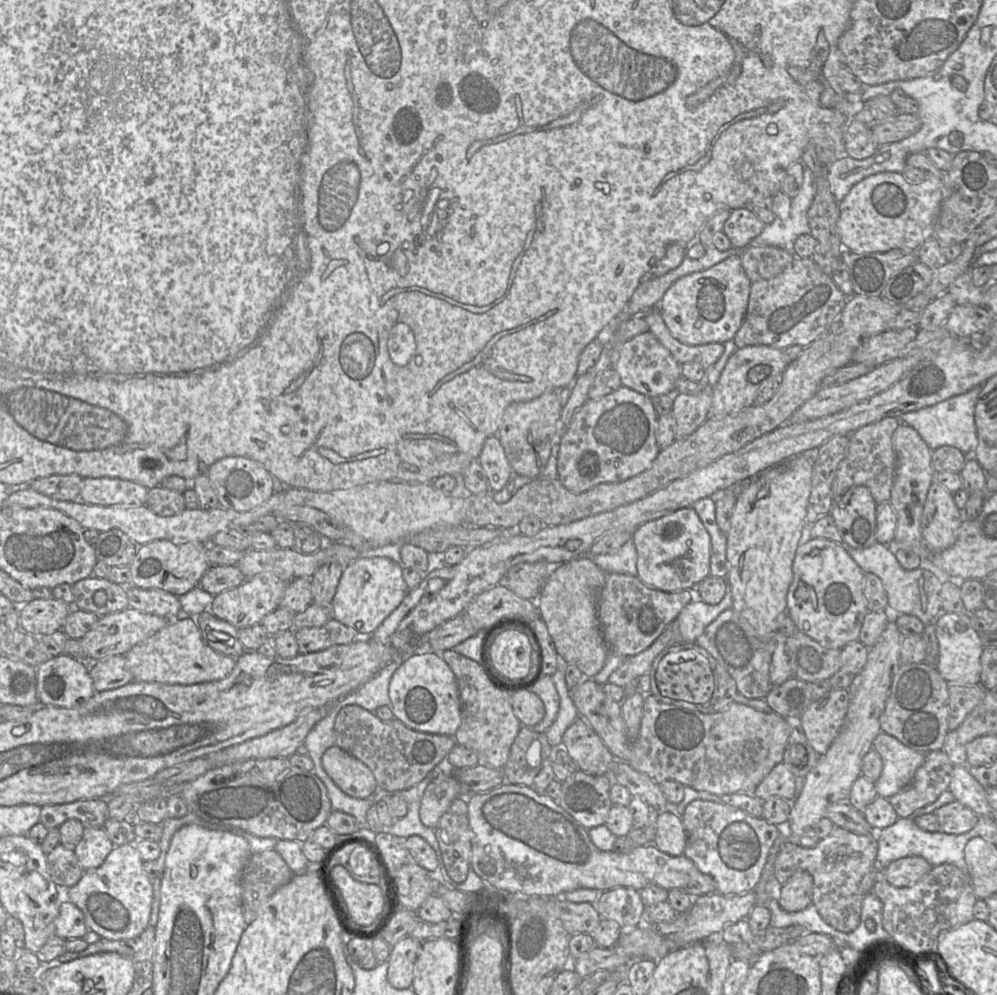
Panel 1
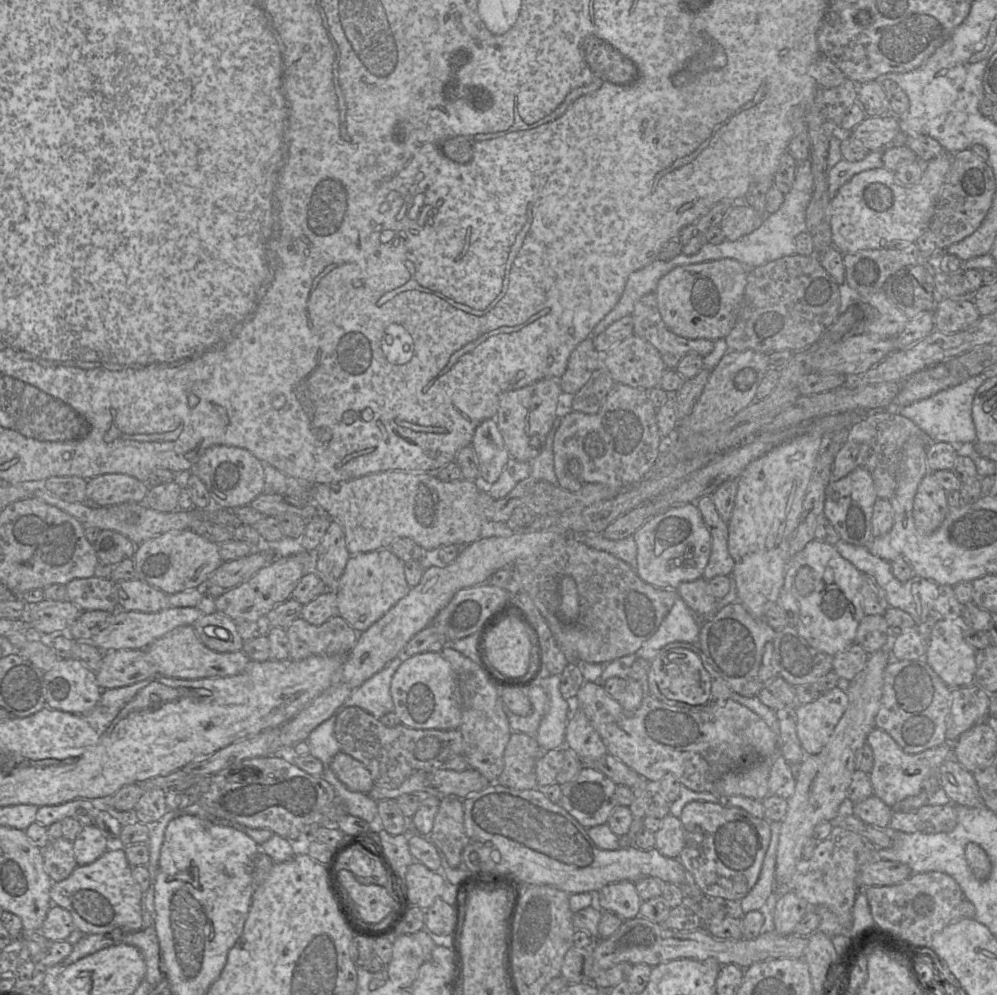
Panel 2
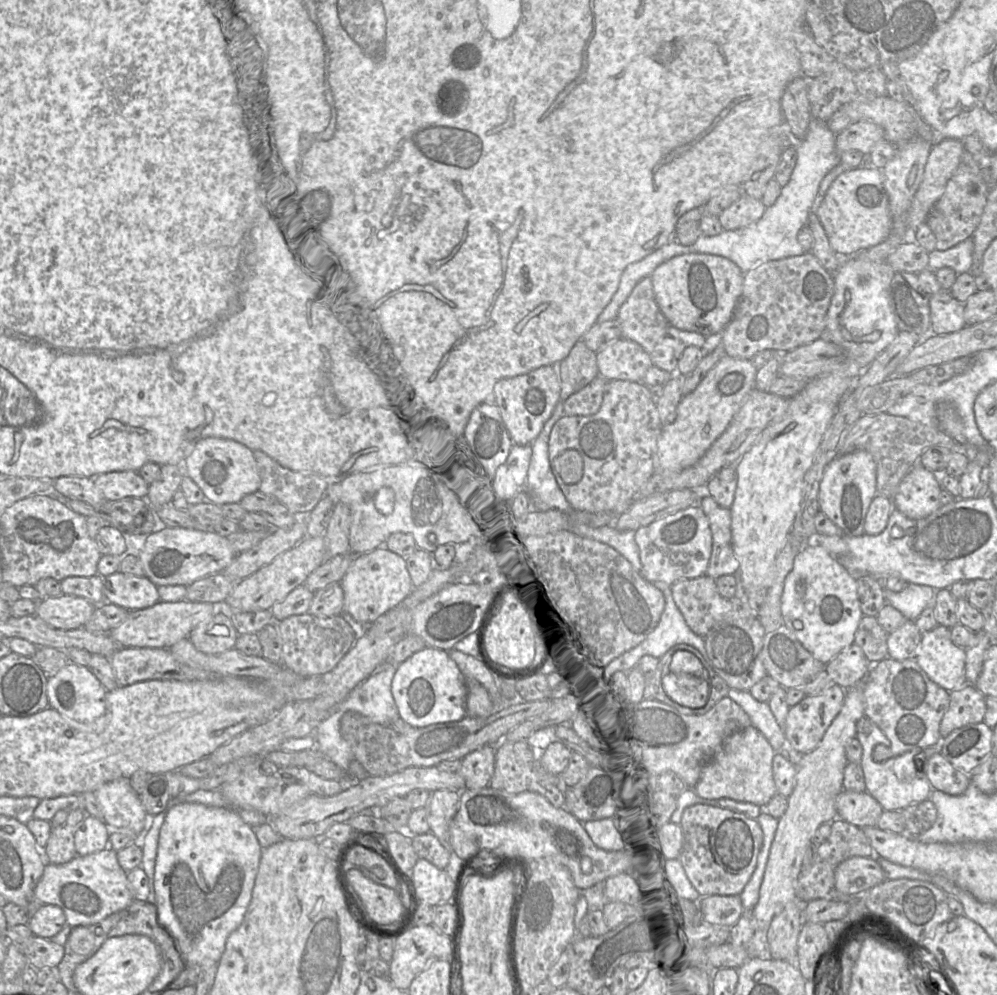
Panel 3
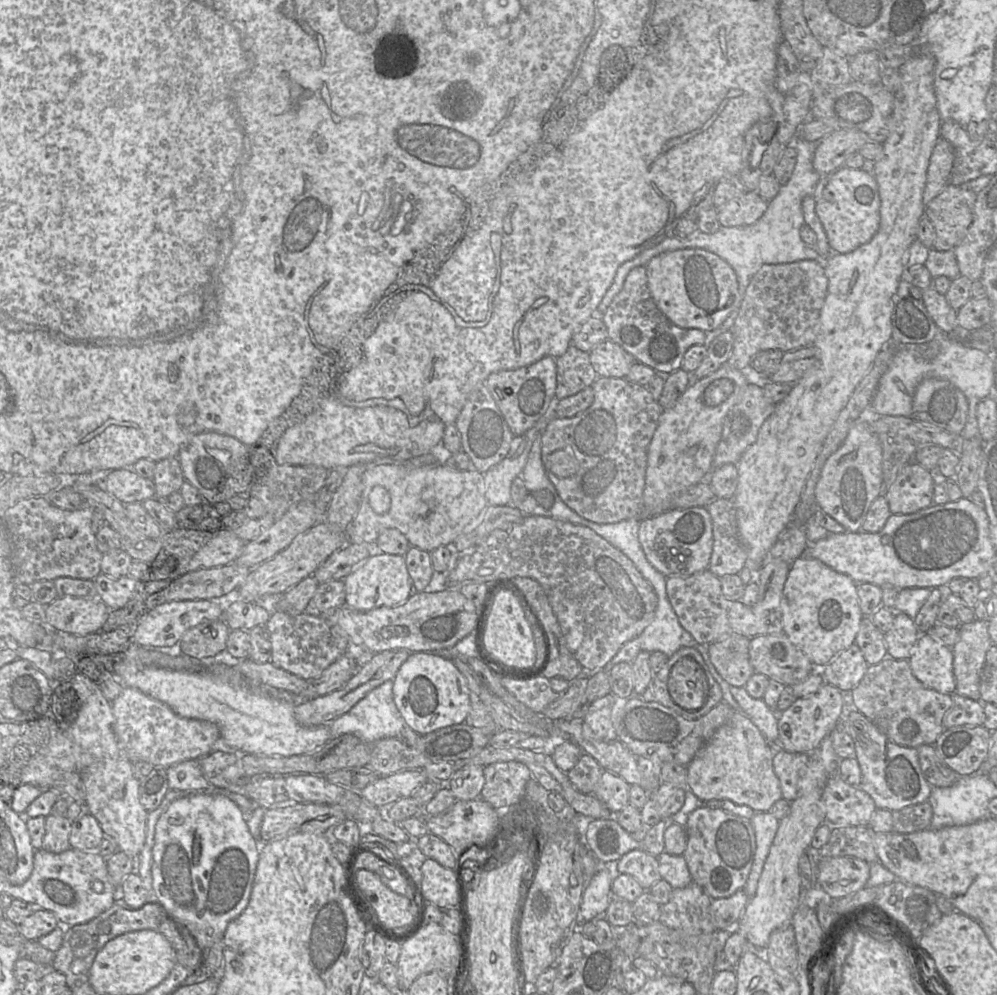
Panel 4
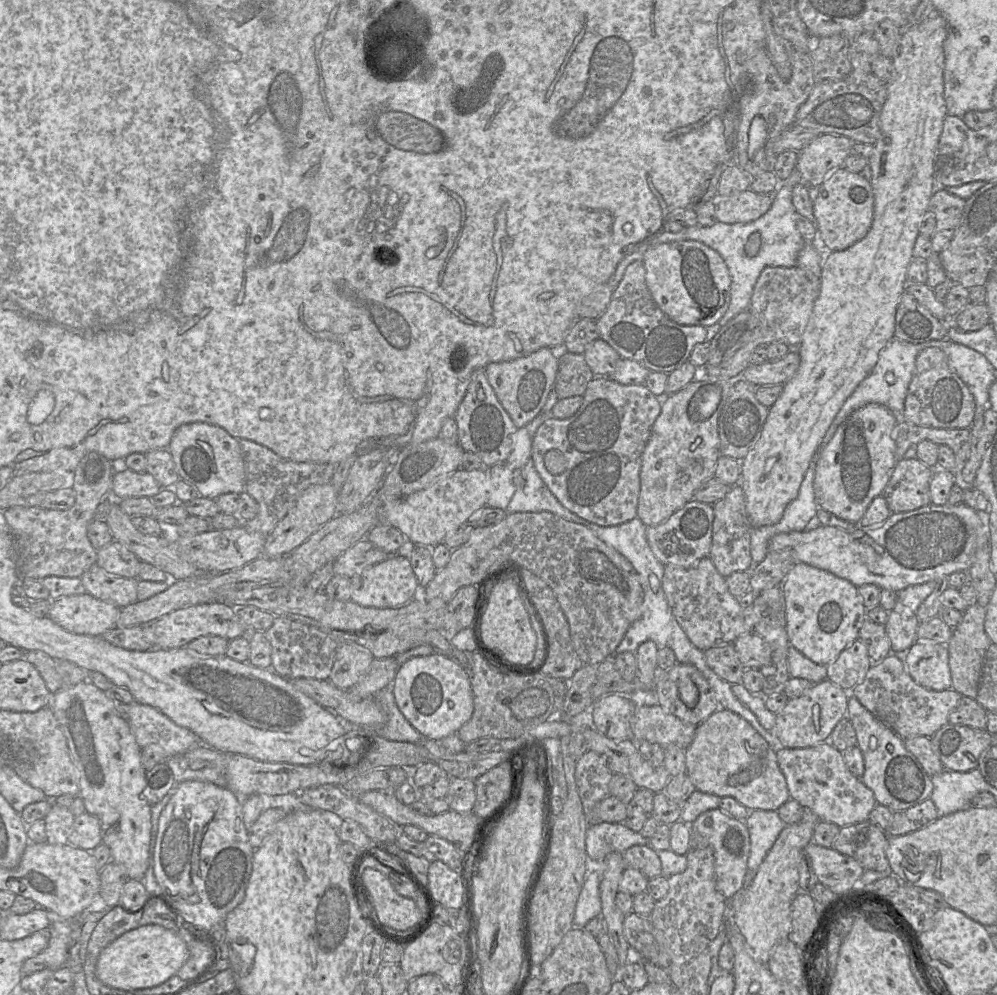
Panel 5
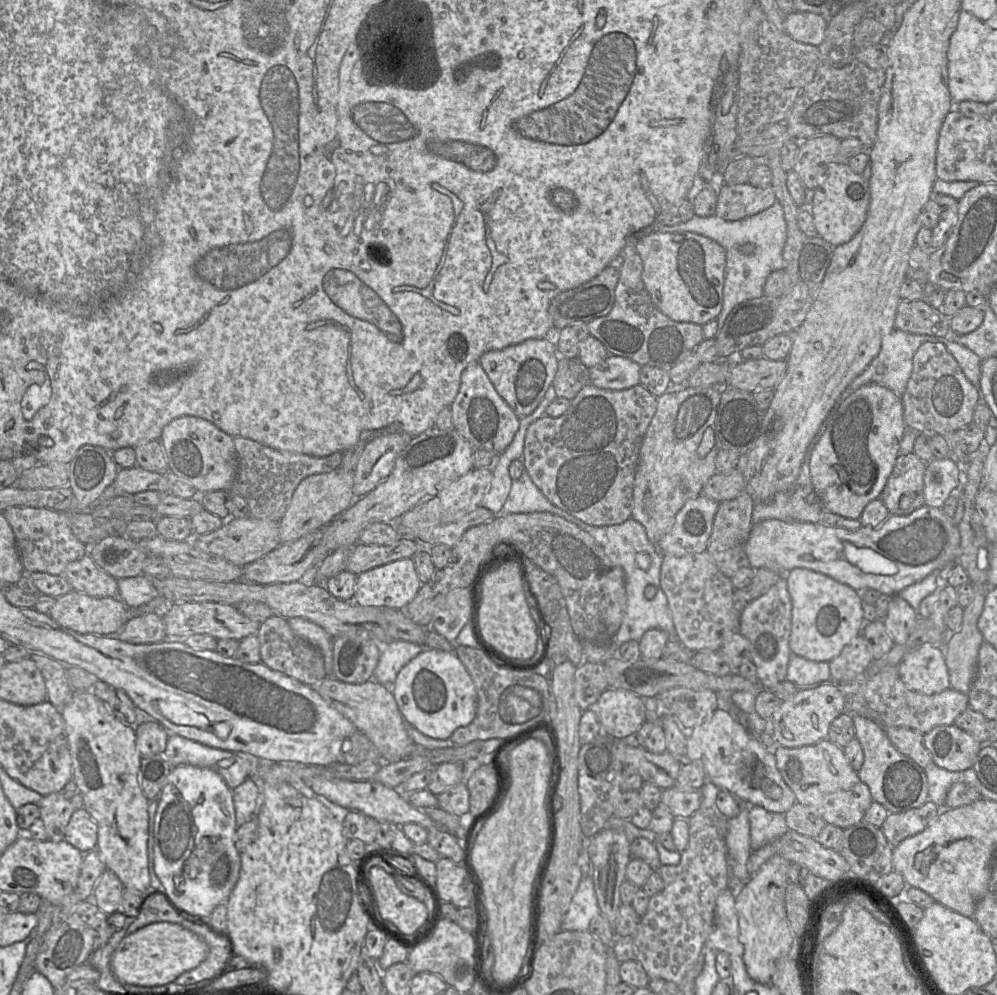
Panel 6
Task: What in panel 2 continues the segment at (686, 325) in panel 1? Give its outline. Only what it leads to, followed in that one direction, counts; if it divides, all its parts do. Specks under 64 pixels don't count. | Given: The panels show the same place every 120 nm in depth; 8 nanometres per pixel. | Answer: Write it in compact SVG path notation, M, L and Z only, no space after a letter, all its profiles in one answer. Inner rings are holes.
M731 258L675 267L660 278L654 292L663 322L670 331L684 338L724 339L742 305L747 269Z

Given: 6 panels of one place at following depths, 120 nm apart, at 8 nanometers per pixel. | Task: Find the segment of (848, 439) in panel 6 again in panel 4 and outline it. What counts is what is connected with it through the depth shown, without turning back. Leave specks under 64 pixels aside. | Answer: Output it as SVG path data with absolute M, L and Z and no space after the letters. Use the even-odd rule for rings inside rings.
M867 421L856 422L842 445L826 460L815 487L815 504L847 531L862 530L872 502L884 493L882 446Z

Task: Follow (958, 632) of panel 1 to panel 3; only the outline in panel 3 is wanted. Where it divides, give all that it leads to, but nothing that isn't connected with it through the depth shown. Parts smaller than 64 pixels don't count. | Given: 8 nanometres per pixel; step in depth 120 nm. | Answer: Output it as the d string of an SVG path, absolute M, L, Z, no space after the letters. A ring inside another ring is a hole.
M937 624L922 634L915 660L933 682L950 692L970 685L965 676L965 649L952 641L951 628Z

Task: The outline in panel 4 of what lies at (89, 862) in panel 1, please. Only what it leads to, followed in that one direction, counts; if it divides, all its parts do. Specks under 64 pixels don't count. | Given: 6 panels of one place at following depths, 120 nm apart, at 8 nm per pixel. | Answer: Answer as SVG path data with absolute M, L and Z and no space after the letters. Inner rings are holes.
M85 812L72 822L69 843L71 848L81 851L98 851L105 834L94 816Z

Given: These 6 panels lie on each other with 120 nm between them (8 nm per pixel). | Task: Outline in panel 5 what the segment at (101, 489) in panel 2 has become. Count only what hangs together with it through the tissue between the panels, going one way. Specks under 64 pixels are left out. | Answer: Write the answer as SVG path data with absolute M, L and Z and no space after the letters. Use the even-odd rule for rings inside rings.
M122 462L114 463L111 496L114 500L131 497L152 497L162 488L148 472L129 470Z

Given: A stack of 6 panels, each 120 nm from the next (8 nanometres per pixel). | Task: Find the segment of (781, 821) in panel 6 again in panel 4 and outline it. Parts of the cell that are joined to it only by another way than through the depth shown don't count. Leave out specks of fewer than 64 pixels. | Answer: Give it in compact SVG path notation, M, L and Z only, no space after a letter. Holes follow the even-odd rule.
M755 812L750 819L754 829L756 851L746 884L743 888L749 898L754 896L765 860L776 836L780 820L768 812Z

